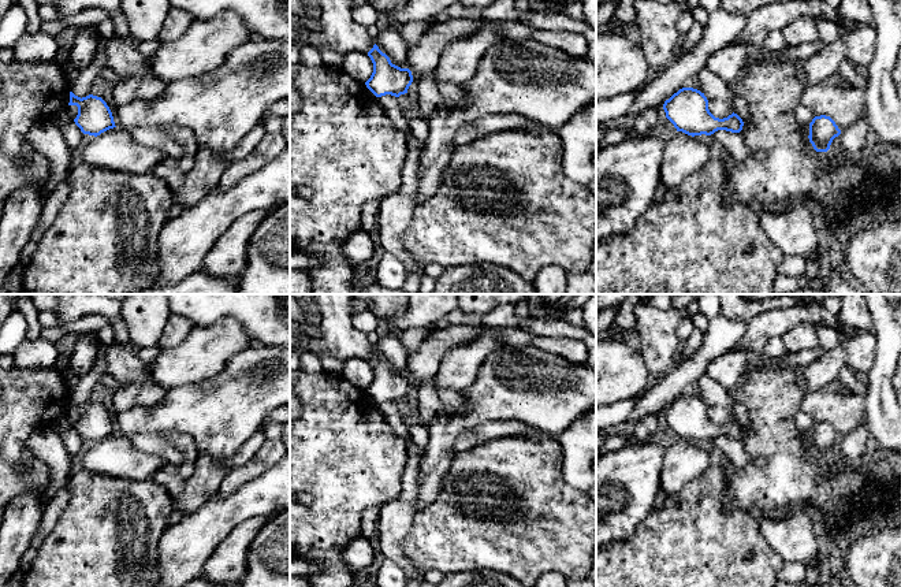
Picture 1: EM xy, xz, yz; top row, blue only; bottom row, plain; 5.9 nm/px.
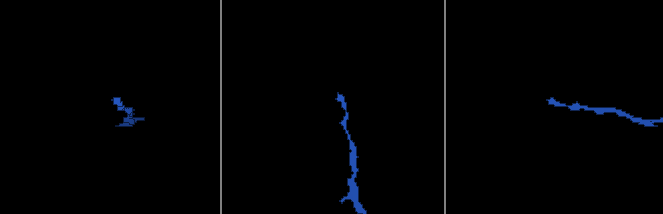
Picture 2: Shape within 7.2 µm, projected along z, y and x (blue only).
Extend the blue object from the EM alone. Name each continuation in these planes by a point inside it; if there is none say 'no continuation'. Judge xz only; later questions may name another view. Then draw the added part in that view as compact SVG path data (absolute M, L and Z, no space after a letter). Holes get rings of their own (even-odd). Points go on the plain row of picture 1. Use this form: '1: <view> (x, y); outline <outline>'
1: xz (338, 337); outline M309 294L320 334L305 338L301 350L343 361L353 357L368 360L373 354L375 346L366 334L351 324L350 300L351 294Z

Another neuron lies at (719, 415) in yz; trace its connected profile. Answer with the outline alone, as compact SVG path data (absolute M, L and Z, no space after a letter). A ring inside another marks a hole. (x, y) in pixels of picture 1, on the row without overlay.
M721 405L708 406L708 416L715 424L719 426L727 424L734 419L731 408Z

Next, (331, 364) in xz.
M320 354L319 356L324 368L324 372L340 375L345 367L345 361L334 356Z

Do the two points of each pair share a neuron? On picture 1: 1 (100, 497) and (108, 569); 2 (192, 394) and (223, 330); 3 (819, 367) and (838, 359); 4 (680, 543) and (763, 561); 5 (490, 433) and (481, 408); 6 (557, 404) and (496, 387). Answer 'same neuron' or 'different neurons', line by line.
1: same neuron
2: different neurons
3: same neuron
4: same neuron
5: different neurons
6: same neuron

